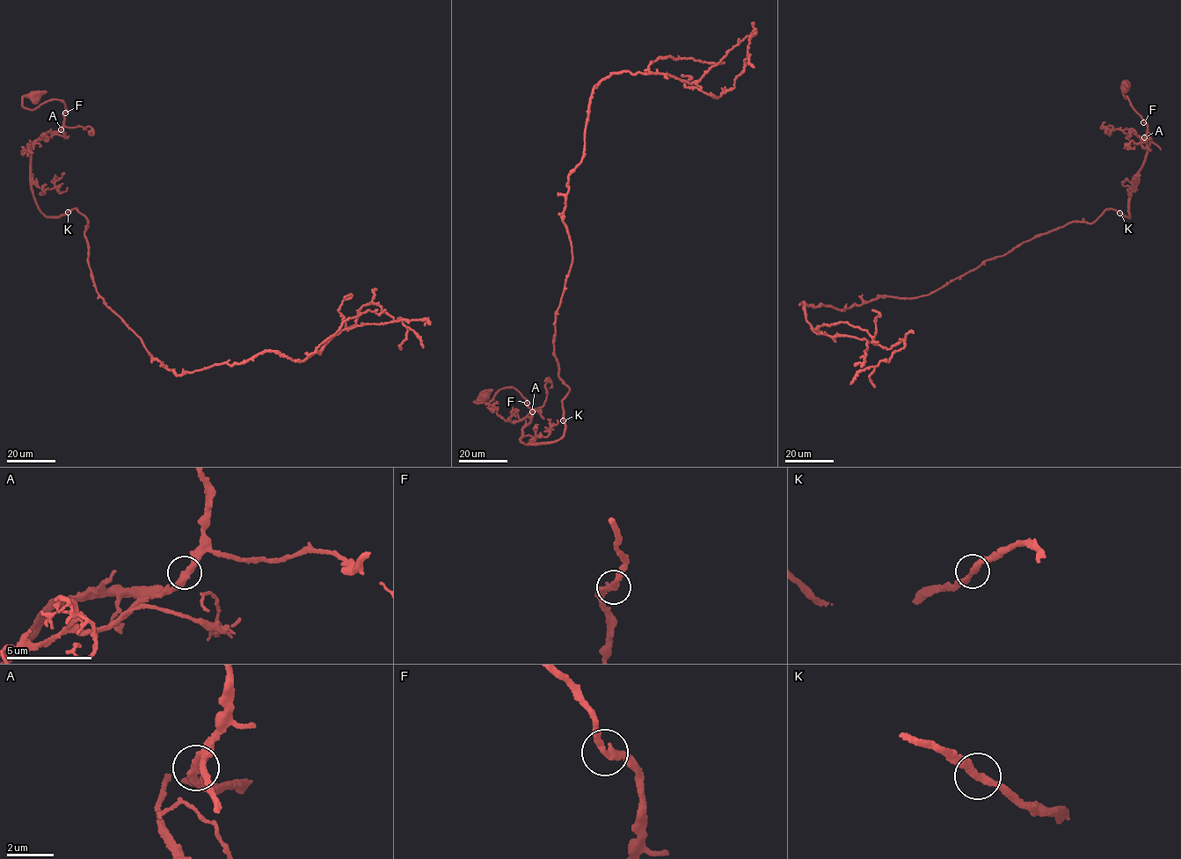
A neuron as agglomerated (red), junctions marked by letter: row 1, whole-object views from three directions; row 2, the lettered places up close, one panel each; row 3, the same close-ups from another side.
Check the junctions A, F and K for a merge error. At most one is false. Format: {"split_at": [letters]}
{"split_at": []}

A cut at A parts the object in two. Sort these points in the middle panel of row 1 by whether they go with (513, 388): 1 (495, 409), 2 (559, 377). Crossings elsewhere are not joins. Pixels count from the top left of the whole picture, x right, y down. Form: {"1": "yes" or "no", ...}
{"1": "no", "2": "no"}

